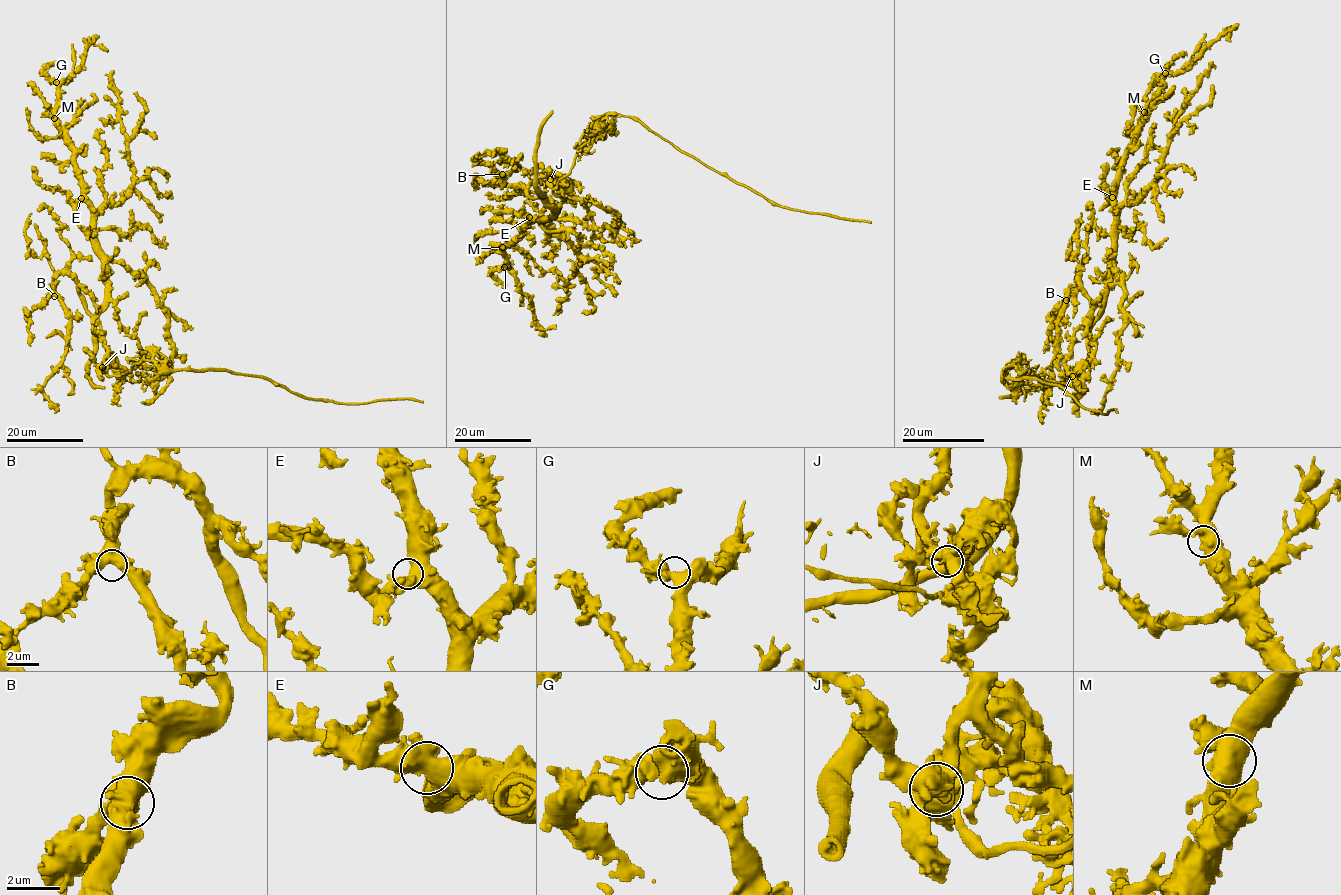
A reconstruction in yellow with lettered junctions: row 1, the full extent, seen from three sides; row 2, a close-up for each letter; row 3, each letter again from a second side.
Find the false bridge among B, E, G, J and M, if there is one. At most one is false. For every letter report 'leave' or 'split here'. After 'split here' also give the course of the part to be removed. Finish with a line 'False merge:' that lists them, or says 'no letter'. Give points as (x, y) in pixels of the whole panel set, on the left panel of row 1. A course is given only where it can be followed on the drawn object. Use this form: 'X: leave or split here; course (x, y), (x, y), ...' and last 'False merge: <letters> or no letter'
B: leave
E: leave
G: leave
J: split here; course (102, 367), (109, 376), (120, 376), (152, 360), (164, 371), (261, 376), (299, 395), (330, 402), (423, 403)
M: leave
False merge: J

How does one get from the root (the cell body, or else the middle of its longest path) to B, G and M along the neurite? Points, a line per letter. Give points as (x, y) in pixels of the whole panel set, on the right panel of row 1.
B: (1065, 364), (1071, 337), (1076, 330), (1086, 328), (1090, 318), (1090, 302), (1078, 277), (1080, 285), (1066, 300)
G: (1065, 364), (1071, 337), (1086, 328), (1101, 308), (1112, 250), (1115, 180), (1146, 105), (1158, 93), (1165, 73)
M: (1065, 364), (1071, 337), (1088, 326), (1102, 305), (1112, 250), (1115, 180), (1144, 112)

